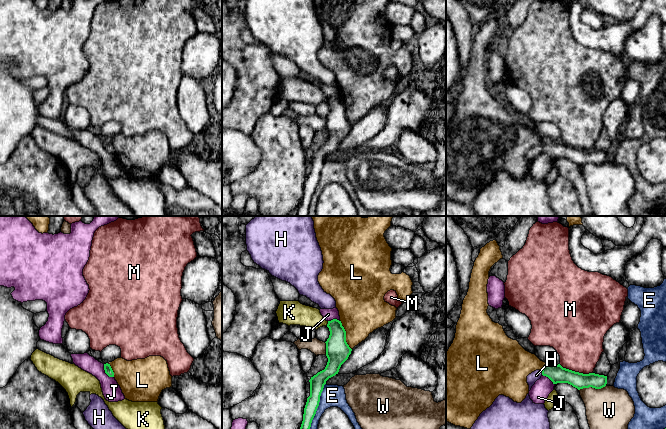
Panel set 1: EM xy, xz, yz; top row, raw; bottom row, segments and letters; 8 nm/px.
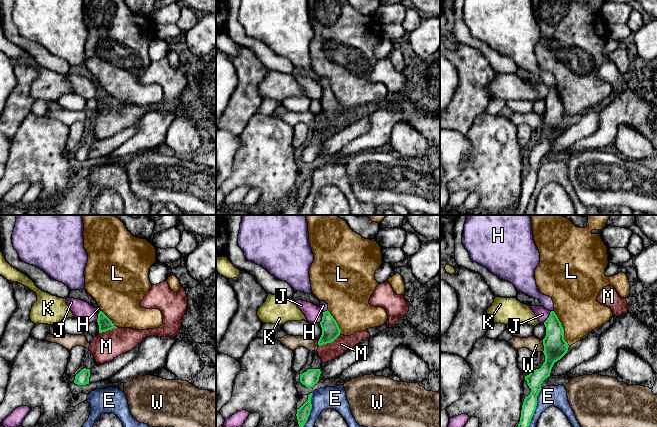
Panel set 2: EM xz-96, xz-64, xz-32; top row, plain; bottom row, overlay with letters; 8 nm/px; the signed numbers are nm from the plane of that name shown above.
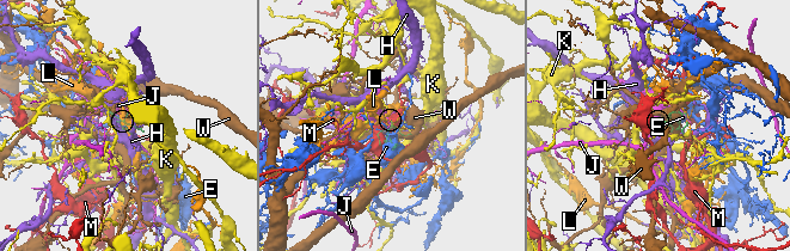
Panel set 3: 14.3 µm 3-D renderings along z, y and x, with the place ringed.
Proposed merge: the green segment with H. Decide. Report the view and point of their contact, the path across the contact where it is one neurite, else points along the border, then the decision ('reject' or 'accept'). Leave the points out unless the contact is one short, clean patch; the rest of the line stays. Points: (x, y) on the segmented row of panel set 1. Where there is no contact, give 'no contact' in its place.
meets green in yz at (542, 372); runs through yz (556, 373), (542, 372), (536, 375); accept

